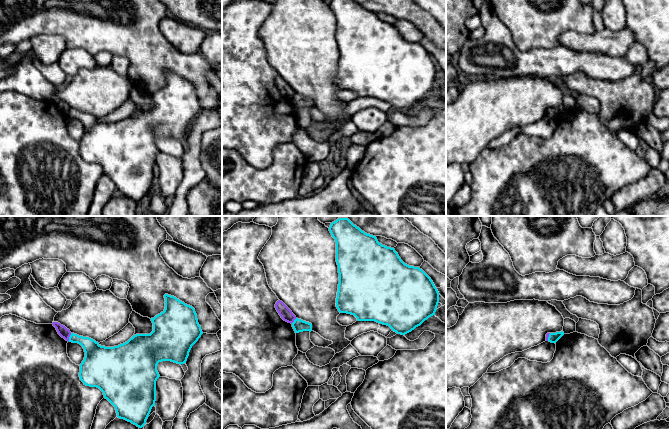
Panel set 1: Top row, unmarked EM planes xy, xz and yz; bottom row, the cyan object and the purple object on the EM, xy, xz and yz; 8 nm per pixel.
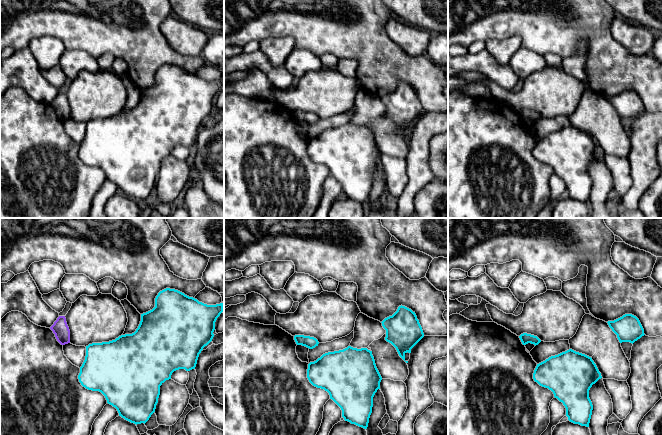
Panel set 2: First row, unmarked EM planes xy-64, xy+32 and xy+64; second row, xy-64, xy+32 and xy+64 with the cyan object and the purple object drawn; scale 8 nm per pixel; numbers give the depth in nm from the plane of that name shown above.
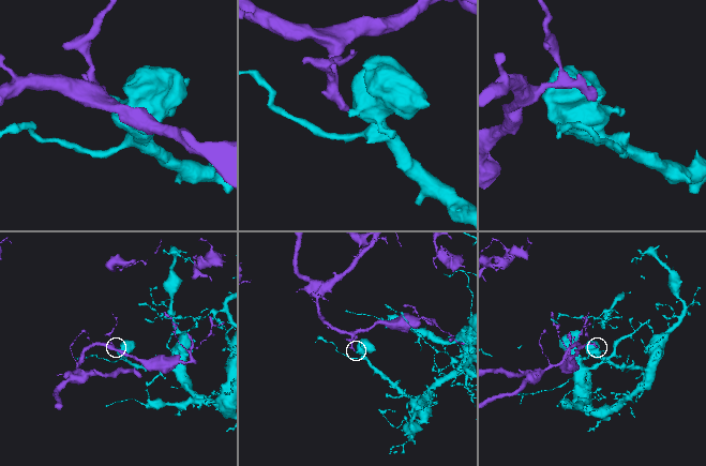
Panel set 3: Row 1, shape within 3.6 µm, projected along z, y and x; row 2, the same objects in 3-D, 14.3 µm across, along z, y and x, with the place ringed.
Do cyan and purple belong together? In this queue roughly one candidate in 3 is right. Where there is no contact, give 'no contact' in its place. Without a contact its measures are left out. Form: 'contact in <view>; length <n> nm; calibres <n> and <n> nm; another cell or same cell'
contact in xy; length 80 nm; calibres 170 and 90 nm; another cell

